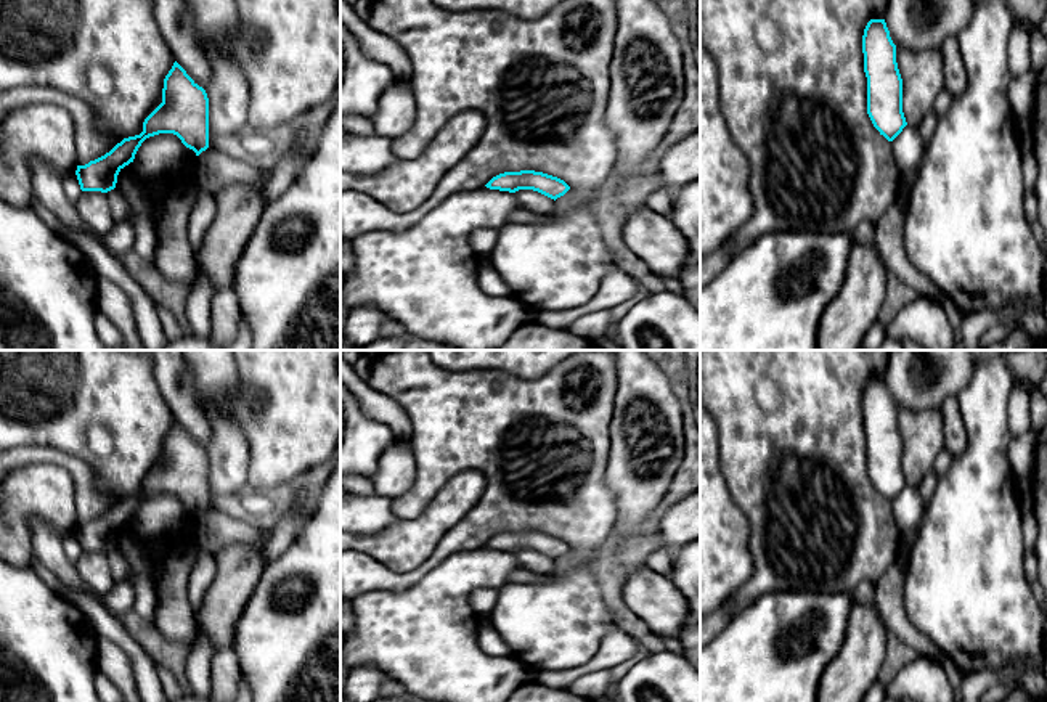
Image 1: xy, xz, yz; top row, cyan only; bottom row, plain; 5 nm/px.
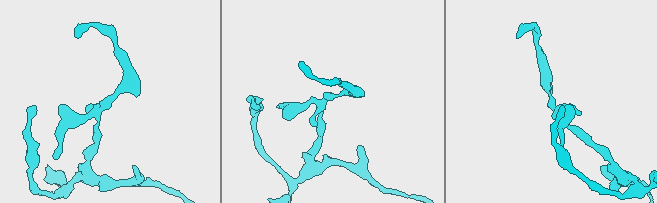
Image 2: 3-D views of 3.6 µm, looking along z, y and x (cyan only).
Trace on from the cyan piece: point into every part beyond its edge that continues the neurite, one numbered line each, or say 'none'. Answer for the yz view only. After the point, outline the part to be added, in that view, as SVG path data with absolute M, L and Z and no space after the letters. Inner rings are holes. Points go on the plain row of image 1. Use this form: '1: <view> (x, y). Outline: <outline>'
none

